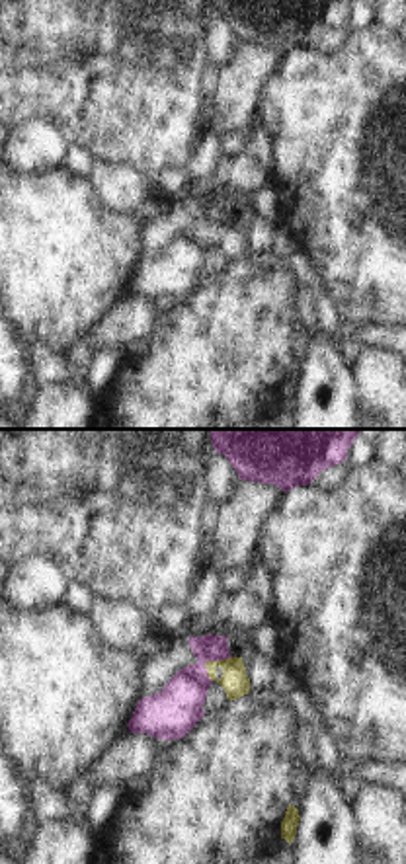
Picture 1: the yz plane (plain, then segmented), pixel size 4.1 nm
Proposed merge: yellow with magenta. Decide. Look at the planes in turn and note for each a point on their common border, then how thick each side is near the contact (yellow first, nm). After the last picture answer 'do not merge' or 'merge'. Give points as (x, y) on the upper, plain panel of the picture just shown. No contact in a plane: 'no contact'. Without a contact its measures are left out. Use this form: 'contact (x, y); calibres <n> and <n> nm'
contact (209, 225); calibres 120 and 200 nm

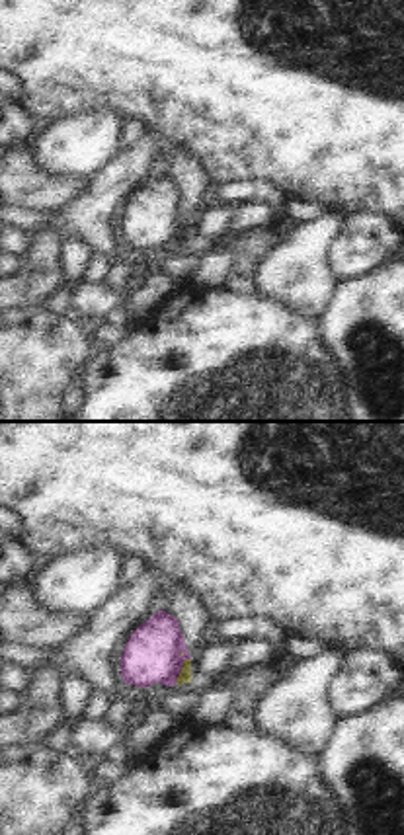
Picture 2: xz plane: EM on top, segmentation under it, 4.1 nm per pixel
contact (182, 233); calibres 50 and 240 nm

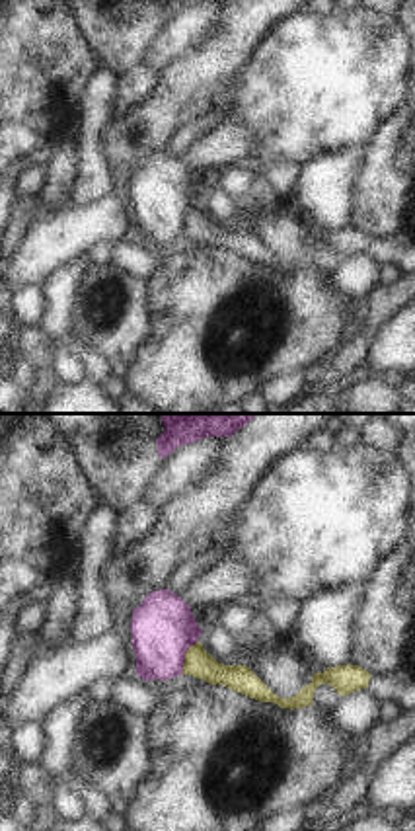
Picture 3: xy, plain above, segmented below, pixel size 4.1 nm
contact (186, 221); calibres 120 and 260 nm

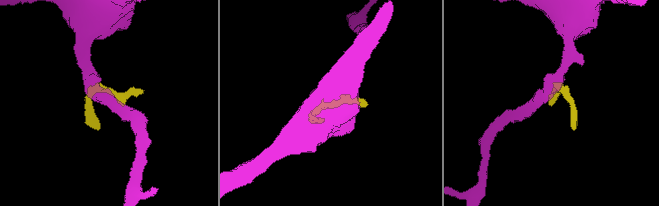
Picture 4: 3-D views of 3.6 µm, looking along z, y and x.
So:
do not merge

